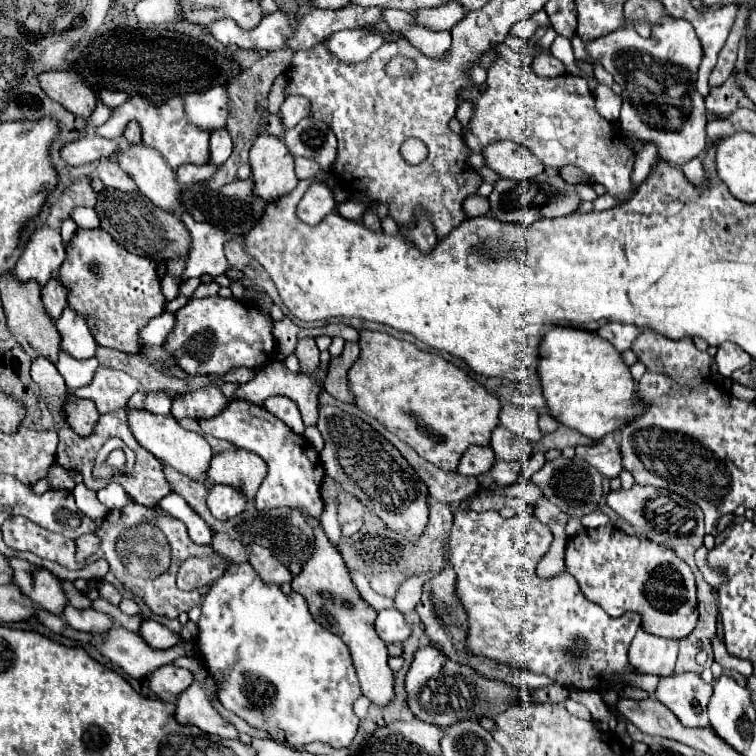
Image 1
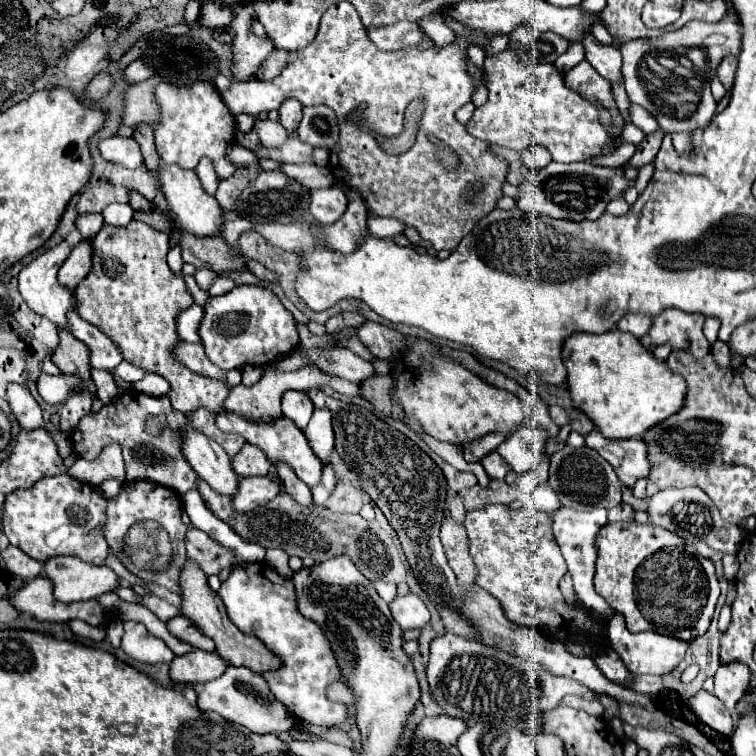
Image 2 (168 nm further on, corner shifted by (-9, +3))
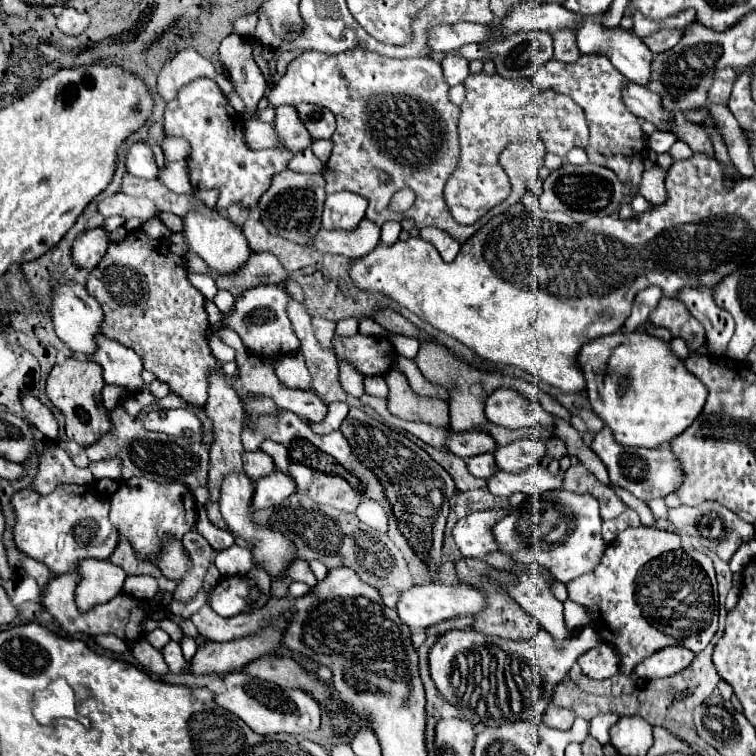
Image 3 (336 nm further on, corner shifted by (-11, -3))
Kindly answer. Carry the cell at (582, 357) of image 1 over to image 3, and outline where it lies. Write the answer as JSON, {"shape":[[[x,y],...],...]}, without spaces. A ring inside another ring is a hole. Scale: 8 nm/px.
{"shape":[[[645,331],[599,337],[597,341],[583,345],[577,361],[587,381],[587,395],[593,411],[603,419],[605,425],[611,427],[615,439],[629,447],[655,449],[671,443],[671,439],[681,435],[697,419],[707,401],[707,387],[687,371],[685,363],[671,351],[669,343]]]}

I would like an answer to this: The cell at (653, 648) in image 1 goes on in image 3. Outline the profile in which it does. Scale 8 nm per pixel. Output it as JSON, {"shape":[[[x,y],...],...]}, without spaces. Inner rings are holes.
{"shape":[[[673,645],[663,651],[657,651],[657,655],[651,655],[643,663],[639,663],[639,667],[635,667],[635,675],[641,679],[669,677],[683,671],[693,659],[695,659],[693,651],[689,651],[687,647]]]}

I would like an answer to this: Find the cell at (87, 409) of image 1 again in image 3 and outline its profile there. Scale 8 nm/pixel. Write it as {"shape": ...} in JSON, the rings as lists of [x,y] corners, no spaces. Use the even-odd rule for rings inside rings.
{"shape":[[[105,385],[103,387],[103,403],[105,403],[105,407],[109,411],[113,411],[121,403],[123,395],[125,395],[123,387],[119,387],[119,385]]]}

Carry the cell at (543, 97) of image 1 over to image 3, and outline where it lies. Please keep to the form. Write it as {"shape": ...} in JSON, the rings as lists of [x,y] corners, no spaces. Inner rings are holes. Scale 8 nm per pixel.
{"shape":[[[479,73],[467,77],[463,85],[465,101],[459,117],[461,157],[447,181],[445,201],[459,223],[471,225],[511,193],[511,185],[503,185],[503,169],[497,163],[507,143],[525,141],[539,133],[549,153],[565,157],[573,147],[583,149],[587,145],[587,123],[583,119],[583,109],[577,107],[571,97],[551,89],[537,89],[531,79],[495,79],[495,75]]]}

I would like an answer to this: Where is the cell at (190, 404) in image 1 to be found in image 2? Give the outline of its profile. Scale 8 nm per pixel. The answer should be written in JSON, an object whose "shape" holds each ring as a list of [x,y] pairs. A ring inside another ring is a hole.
{"shape":[[[131,221],[125,227],[111,227],[103,225],[101,231],[91,239],[91,249],[93,249],[93,267],[91,273],[81,281],[81,285],[75,289],[75,311],[79,313],[81,319],[89,321],[95,325],[101,333],[105,333],[109,339],[117,343],[117,347],[123,353],[123,359],[157,375],[163,375],[169,385],[169,399],[171,405],[189,415],[197,409],[209,409],[211,413],[221,413],[225,411],[225,399],[229,395],[229,387],[225,381],[219,379],[209,379],[197,373],[191,373],[189,369],[183,369],[181,363],[173,359],[173,345],[177,345],[179,337],[175,331],[175,317],[179,311],[187,309],[193,305],[193,297],[189,295],[187,287],[175,273],[171,273],[167,265],[167,251],[169,251],[169,237],[165,233],[157,233],[145,223]]]}

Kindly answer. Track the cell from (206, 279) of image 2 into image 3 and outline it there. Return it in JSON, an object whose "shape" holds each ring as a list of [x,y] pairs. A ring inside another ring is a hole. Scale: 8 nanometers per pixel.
{"shape":[[[187,251],[187,255],[185,255],[185,265],[191,273],[207,273],[207,265],[203,263],[203,259],[191,251]]]}

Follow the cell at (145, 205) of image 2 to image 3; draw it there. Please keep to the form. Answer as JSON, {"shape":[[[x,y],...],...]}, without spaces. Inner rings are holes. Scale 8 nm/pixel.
{"shape":[[[159,212],[157,217],[173,232],[183,231],[183,219],[172,213]]]}

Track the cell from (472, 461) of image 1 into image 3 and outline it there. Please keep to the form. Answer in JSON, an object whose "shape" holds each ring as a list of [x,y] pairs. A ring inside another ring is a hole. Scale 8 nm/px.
{"shape":[[[447,427],[447,449],[463,459],[469,459],[473,455],[493,453],[497,443],[491,435],[481,431],[453,431]]]}

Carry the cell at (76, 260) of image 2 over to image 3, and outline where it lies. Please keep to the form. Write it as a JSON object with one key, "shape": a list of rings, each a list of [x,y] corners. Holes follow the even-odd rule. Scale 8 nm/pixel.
{"shape":[[[105,227],[87,229],[73,243],[73,261],[79,267],[93,271],[109,247],[109,233]]]}

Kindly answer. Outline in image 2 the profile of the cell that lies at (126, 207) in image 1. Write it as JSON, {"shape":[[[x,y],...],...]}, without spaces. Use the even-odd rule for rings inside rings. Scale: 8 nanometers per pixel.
{"shape":[[[161,213],[167,221],[169,227],[169,237],[179,231],[179,247],[181,247],[181,257],[185,263],[193,263],[197,267],[207,267],[215,273],[227,273],[227,271],[239,271],[245,267],[241,255],[235,255],[225,241],[221,241],[219,235],[211,237],[197,237],[181,229],[177,219],[169,213]]]}

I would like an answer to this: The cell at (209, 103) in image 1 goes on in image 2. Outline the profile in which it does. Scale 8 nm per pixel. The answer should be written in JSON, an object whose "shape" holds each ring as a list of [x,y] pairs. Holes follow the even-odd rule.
{"shape":[[[333,3],[325,15],[321,17],[319,23],[319,31],[315,41],[301,49],[293,61],[283,69],[283,73],[271,81],[271,83],[263,83],[257,81],[255,77],[249,81],[233,81],[229,89],[221,91],[221,99],[223,103],[229,107],[229,111],[233,115],[261,115],[261,113],[269,113],[273,109],[279,109],[281,103],[289,97],[299,99],[303,105],[327,105],[331,107],[337,117],[339,117],[339,127],[341,127],[341,135],[337,145],[331,149],[331,157],[329,157],[329,169],[331,173],[343,181],[345,185],[357,189],[367,205],[369,211],[379,213],[379,215],[387,215],[387,217],[397,217],[399,221],[403,221],[409,227],[415,227],[421,235],[421,239],[429,245],[433,245],[437,251],[439,249],[449,249],[453,251],[461,239],[471,233],[471,229],[475,227],[475,223],[479,219],[483,219],[487,213],[491,213],[495,209],[497,199],[501,197],[501,185],[505,183],[507,177],[507,169],[509,163],[499,159],[497,155],[493,155],[489,151],[489,145],[481,139],[475,139],[467,133],[467,129],[459,123],[457,127],[457,119],[455,119],[455,111],[459,107],[463,107],[465,103],[469,103],[469,99],[473,97],[477,83],[473,73],[469,71],[469,47],[473,43],[469,41],[469,35],[457,35],[457,41],[447,45],[447,47],[427,47],[427,49],[419,49],[419,47],[405,47],[399,51],[379,51],[369,39],[365,39],[365,27],[357,15],[357,11],[353,9],[353,5],[349,3]],[[413,99],[427,99],[427,107],[423,111],[423,117],[419,121],[419,131],[417,131],[417,141],[415,145],[403,153],[403,155],[389,155],[385,153],[377,141],[373,139],[373,135],[369,131],[361,131],[359,127],[355,127],[351,121],[347,121],[347,115],[359,105],[365,103],[365,117],[369,119],[371,127],[387,137],[395,137],[403,131],[403,113],[405,107],[409,105],[409,101]],[[427,135],[433,135],[439,139],[441,145],[449,147],[459,163],[457,169],[447,171],[437,157],[437,145],[431,143],[427,139]],[[471,183],[481,185],[481,193],[477,193],[471,201],[465,197],[467,187],[471,187]]]}

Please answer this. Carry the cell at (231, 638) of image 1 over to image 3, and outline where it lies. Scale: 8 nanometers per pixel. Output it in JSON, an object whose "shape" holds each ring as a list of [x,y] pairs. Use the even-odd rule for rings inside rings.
{"shape":[[[225,575],[209,593],[209,605],[223,617],[239,615],[247,605],[247,579],[243,575]]]}

